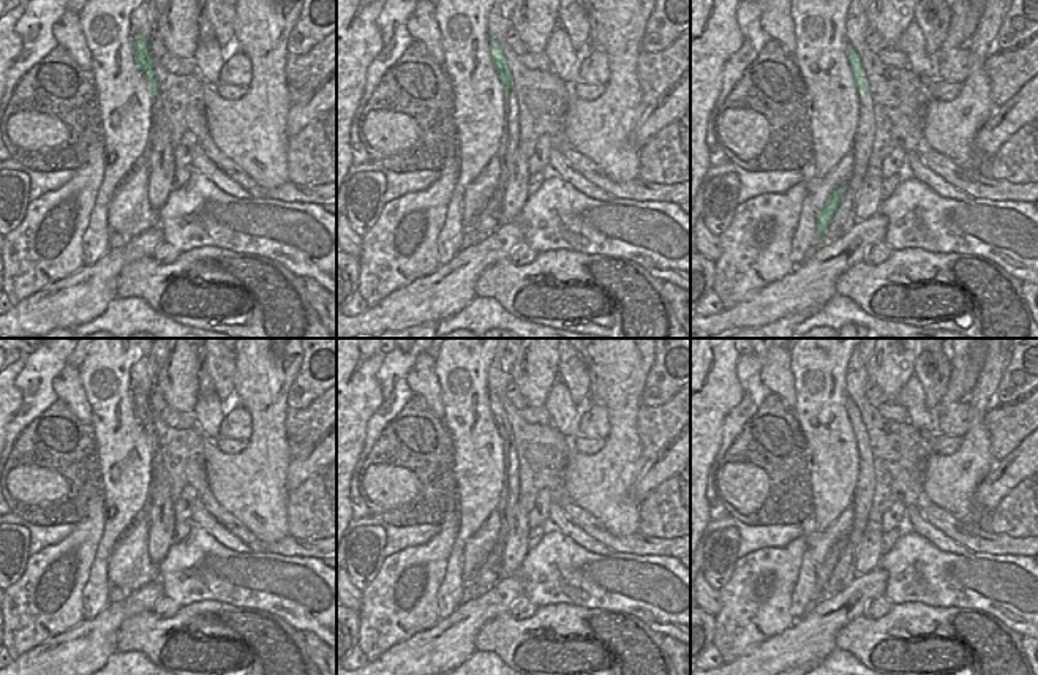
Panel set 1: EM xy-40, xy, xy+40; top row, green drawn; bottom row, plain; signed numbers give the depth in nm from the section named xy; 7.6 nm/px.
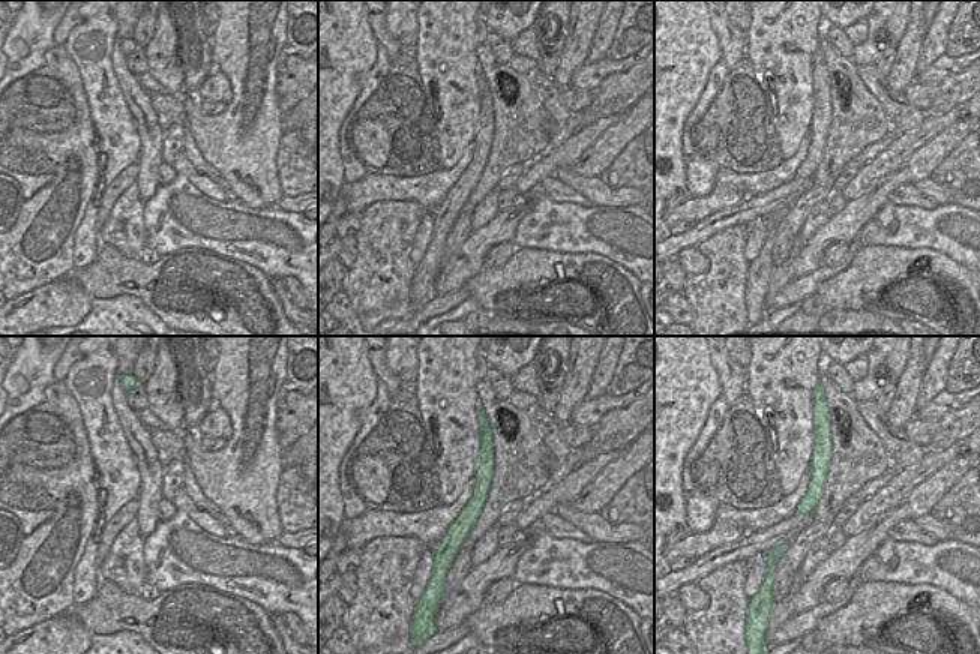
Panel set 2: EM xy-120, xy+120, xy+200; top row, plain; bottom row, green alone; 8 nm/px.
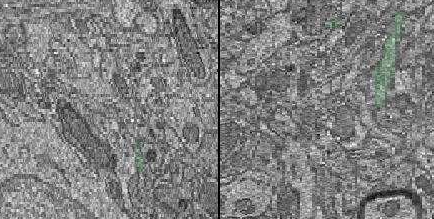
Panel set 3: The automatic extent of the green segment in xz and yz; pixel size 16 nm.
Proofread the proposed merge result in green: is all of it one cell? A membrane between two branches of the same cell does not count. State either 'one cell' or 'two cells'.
two cells

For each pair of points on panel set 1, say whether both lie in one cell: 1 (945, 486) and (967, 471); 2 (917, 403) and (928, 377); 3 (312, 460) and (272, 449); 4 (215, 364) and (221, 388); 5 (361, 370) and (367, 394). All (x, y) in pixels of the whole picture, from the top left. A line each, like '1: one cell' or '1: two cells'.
1: one cell
2: two cells
3: two cells
4: one cell
5: one cell

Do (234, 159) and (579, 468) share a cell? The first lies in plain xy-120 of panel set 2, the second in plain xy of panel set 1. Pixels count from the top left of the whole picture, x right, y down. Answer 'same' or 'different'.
same

